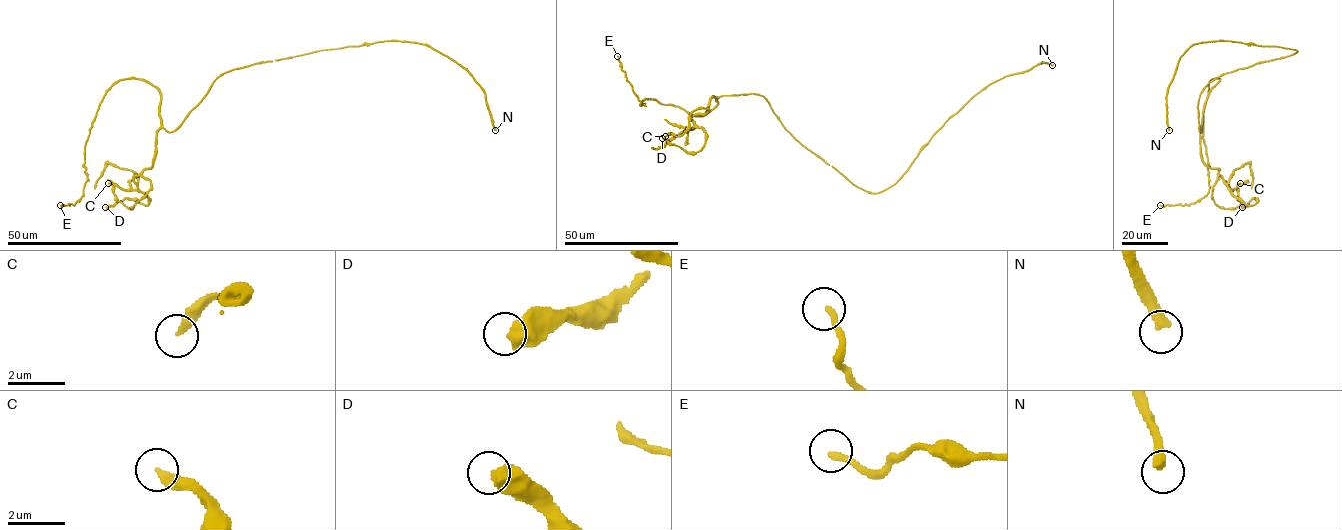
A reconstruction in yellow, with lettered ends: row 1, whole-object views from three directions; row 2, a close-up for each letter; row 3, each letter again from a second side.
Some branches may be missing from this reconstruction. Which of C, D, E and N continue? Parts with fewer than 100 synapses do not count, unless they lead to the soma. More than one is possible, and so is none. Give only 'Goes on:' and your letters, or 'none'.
Goes on: N

